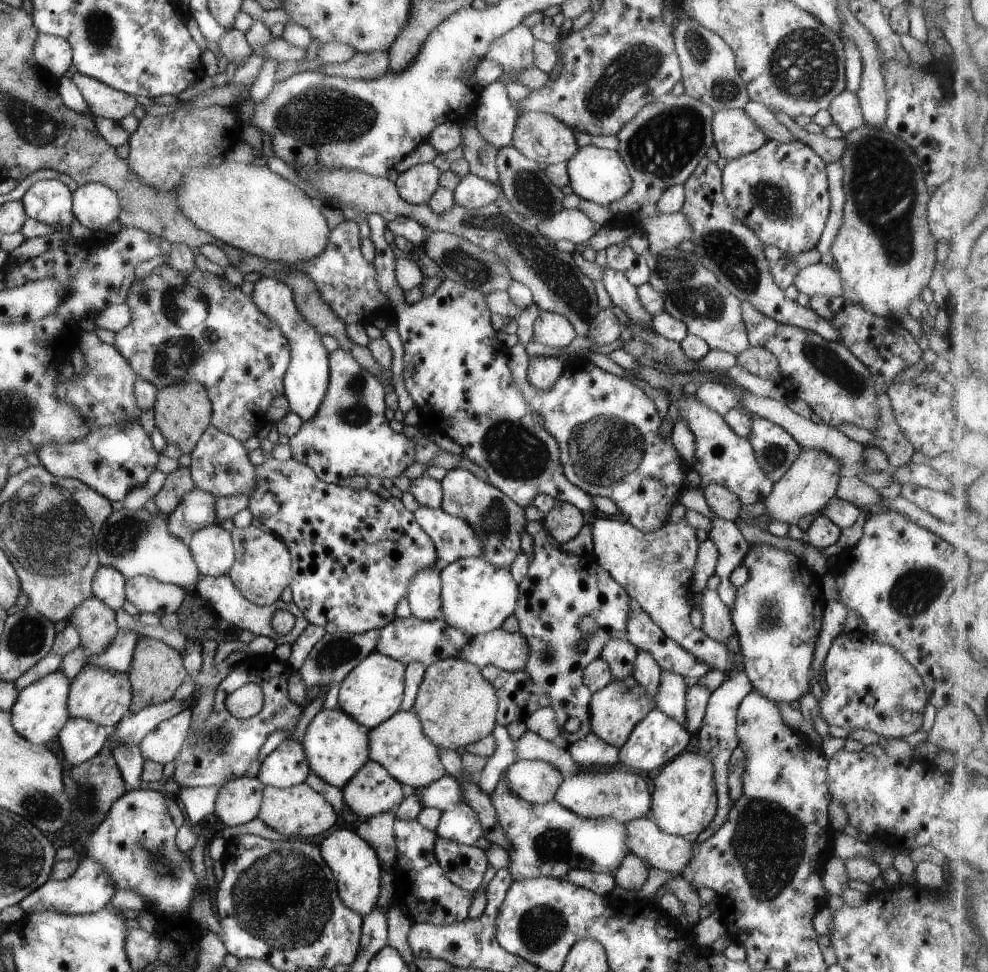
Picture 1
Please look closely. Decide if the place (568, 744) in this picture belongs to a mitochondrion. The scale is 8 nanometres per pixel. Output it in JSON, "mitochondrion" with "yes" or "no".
{"mitochondrion":"no"}

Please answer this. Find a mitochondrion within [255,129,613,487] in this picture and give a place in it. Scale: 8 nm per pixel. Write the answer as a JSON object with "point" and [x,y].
{"point":[561,278]}

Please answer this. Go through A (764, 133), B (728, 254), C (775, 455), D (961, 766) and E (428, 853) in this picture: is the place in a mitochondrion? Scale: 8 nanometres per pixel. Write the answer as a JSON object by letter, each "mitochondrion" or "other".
{"A":"other","B":"mitochondrion","C":"mitochondrion","D":"other","E":"other"}

